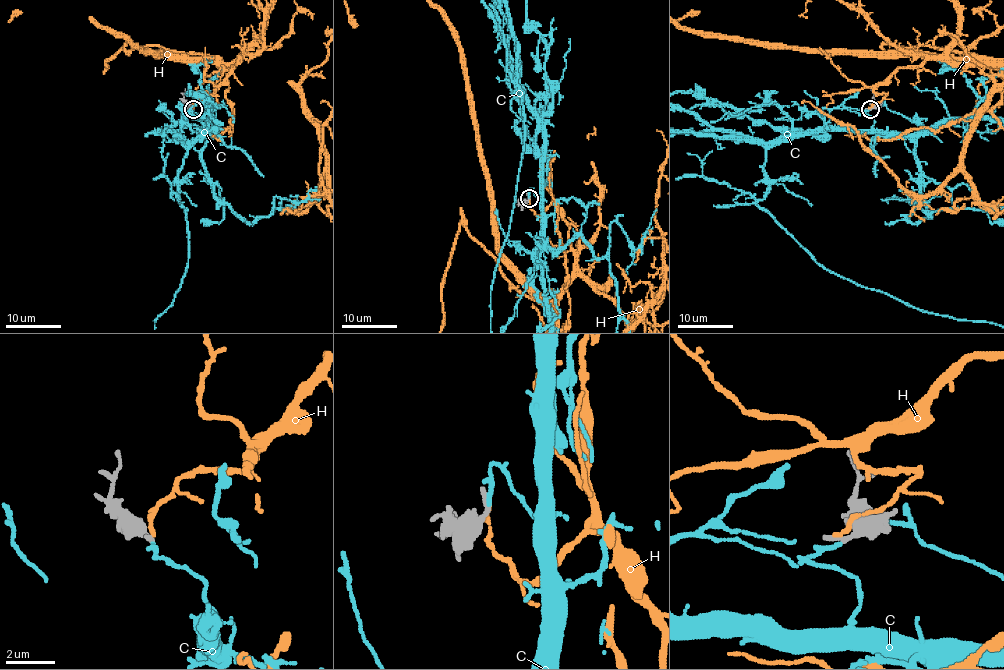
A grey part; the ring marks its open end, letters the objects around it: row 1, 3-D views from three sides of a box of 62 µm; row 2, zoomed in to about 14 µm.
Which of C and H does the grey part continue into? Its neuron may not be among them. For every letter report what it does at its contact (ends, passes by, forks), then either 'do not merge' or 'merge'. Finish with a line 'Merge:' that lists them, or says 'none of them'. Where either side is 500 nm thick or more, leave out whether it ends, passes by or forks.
C: it ends there; merge
H: it ends there; do not merge
Merge: C

